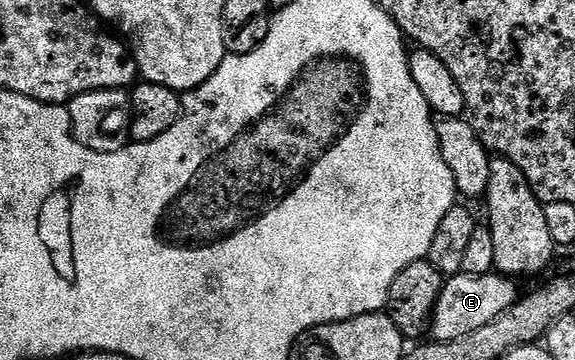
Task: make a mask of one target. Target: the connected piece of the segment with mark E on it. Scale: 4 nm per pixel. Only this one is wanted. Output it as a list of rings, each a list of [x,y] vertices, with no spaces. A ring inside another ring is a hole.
[[[493,273],[491,275],[459,274],[445,278],[444,288],[436,302],[430,324],[431,338],[438,342],[455,341],[466,333],[487,325],[500,313],[514,306],[520,299],[522,291],[516,288],[517,280],[507,275]]]

